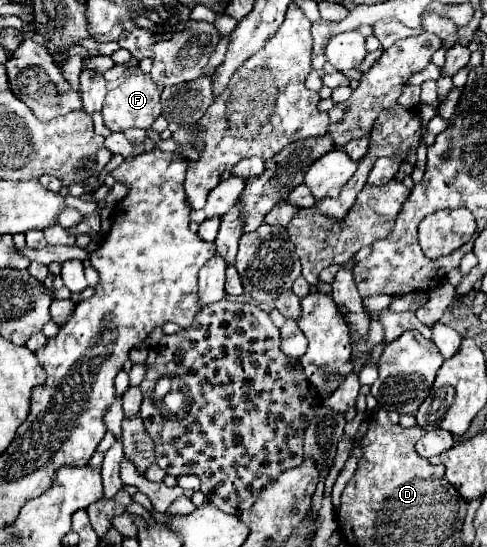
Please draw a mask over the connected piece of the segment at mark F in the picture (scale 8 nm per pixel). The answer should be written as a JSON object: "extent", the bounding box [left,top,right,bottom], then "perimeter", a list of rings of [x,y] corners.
{"extent":[102,73,164,131],"perimeter":[[[134,73],[130,77],[126,77],[120,87],[108,91],[108,95],[106,95],[106,101],[104,101],[104,107],[102,107],[106,127],[110,131],[124,131],[124,129],[130,129],[130,127],[150,129],[152,123],[160,115],[160,93],[162,91],[164,91],[164,85],[154,83],[150,75]]]}

